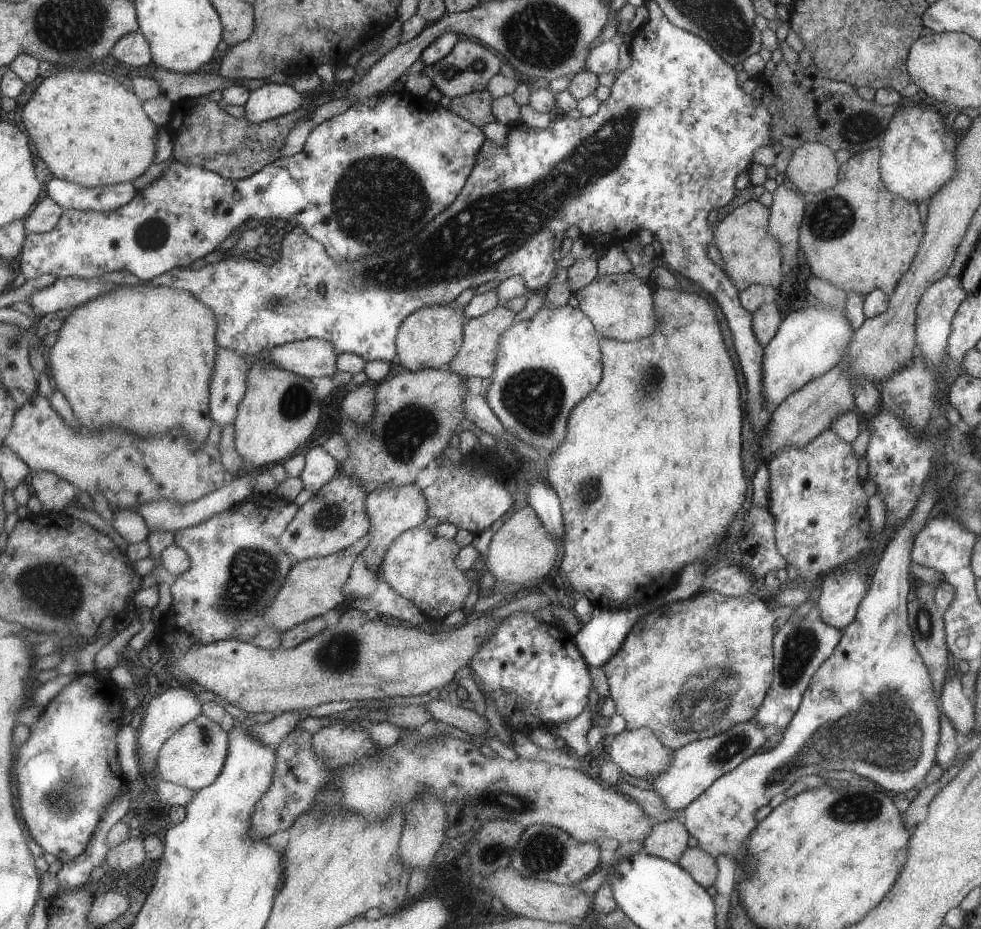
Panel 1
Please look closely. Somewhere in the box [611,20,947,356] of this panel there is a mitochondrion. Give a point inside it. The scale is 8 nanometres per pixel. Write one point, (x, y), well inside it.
(832, 218)

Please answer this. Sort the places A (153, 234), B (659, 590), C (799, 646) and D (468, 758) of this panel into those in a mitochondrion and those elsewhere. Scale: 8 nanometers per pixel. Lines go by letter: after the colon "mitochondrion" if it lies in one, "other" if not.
A: mitochondrion
B: other
C: mitochondrion
D: other

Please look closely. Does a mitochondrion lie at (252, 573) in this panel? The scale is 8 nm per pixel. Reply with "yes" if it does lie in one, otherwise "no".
yes

